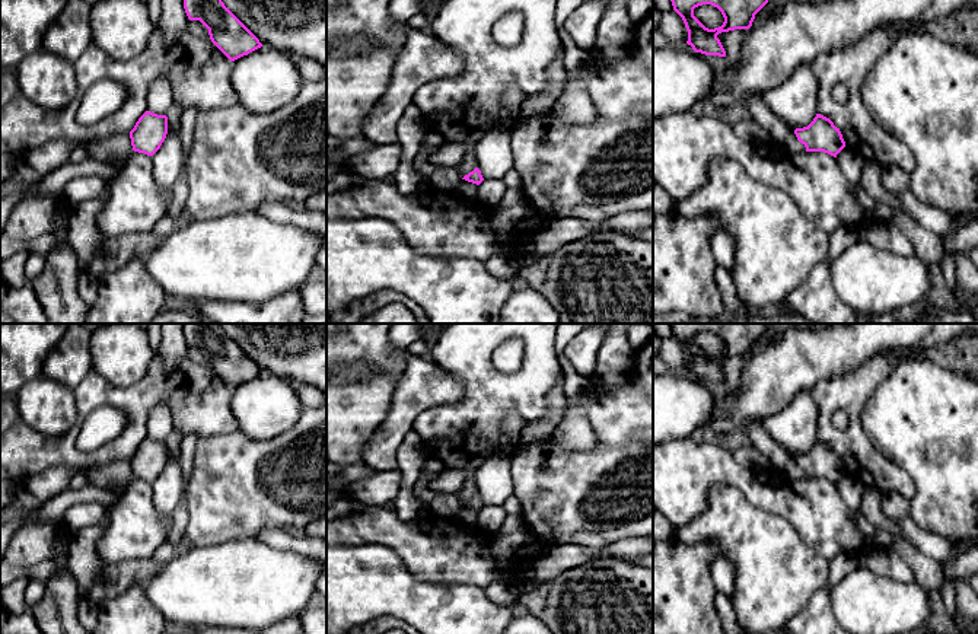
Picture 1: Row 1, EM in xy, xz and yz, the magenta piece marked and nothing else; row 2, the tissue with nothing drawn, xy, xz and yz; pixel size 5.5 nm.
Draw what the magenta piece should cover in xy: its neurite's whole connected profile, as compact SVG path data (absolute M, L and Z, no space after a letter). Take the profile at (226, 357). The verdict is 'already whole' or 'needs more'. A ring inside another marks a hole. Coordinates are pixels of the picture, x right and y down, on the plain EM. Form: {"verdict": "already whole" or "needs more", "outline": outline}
{"verdict": "already whole", "outline": "M184 324L184 335L189 347L200 347L208 356L211 369L230 388L262 373L220 324Z"}

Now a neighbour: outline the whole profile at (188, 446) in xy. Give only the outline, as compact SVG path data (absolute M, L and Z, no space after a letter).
M192 433L187 437L184 437L179 452L179 463L184 474L184 490L179 504L172 513L173 525L172 525L172 536L181 538L185 535L187 525L189 520L188 509L187 509L187 490L189 484L189 478L194 468L194 453L197 449L197 445L200 442L198 434Z

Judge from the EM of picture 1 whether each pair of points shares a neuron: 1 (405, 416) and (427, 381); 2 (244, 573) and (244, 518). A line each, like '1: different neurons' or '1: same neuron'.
1: same neuron
2: different neurons

